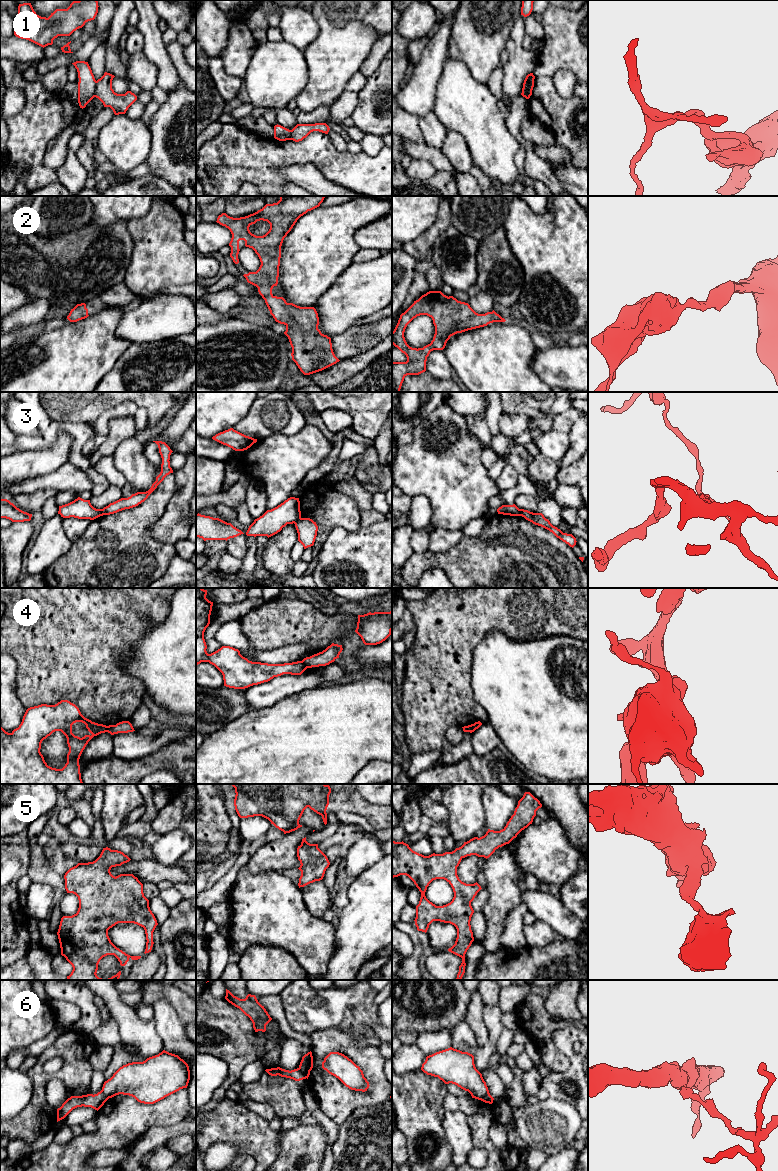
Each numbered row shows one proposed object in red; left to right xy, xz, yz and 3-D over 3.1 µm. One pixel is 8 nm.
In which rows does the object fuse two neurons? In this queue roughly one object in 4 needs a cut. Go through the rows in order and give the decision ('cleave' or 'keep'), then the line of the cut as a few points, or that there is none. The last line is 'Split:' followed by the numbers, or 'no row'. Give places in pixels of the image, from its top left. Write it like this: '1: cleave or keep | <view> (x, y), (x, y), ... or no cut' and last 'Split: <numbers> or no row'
1: cleave | yz (532, 79), (529, 82), (528, 88), (523, 91)
2: keep | no cut
3: cleave | xy (100, 509), (101, 515)
4: cleave | xz (301, 661), (307, 667)
5: keep | no cut
6: cleave | xz (298, 1068), (306, 1077)
Split: 1, 3, 4, 6

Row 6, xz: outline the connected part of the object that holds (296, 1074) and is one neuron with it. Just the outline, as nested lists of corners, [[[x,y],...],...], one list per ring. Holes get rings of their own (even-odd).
[[[277,1067],[277,1068],[266,1069],[265,1071],[271,1076],[279,1075],[281,1077],[293,1079],[295,1081],[306,1079],[306,1076],[300,1071],[299,1068],[289,1071]]]

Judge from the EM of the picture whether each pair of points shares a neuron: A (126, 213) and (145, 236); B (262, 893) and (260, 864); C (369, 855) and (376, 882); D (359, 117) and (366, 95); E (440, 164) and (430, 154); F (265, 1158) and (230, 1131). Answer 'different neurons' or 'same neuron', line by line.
A: different neurons
B: different neurons
C: different neurons
D: same neuron
E: same neuron
F: same neuron

